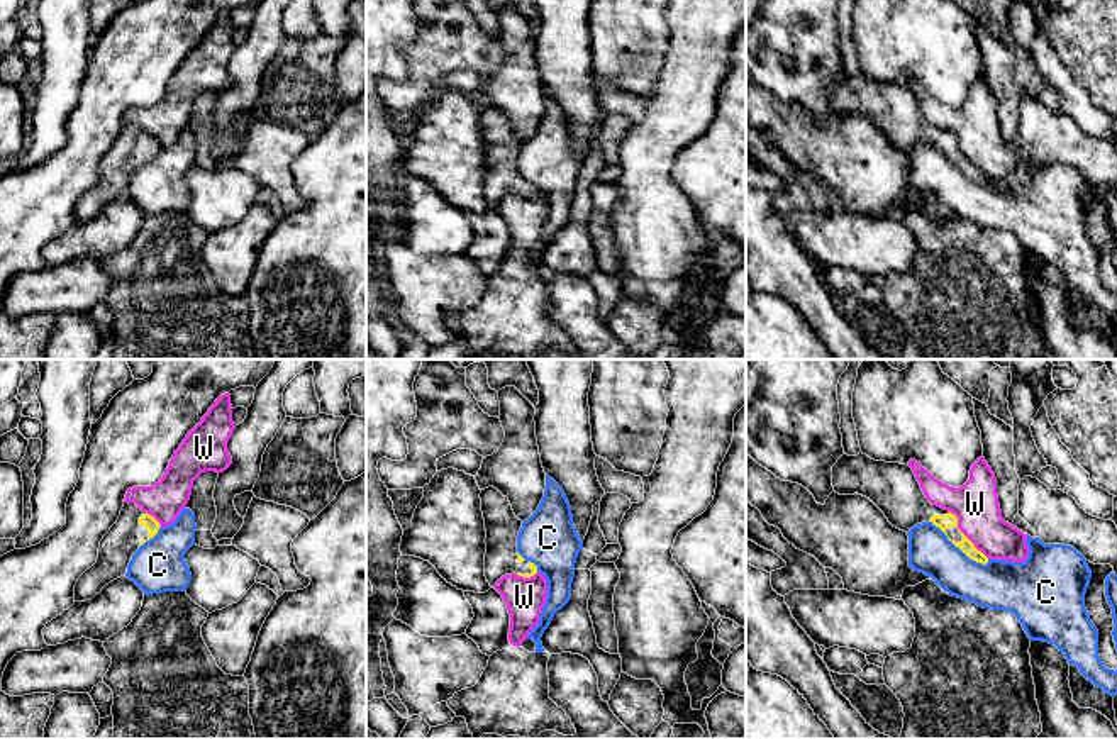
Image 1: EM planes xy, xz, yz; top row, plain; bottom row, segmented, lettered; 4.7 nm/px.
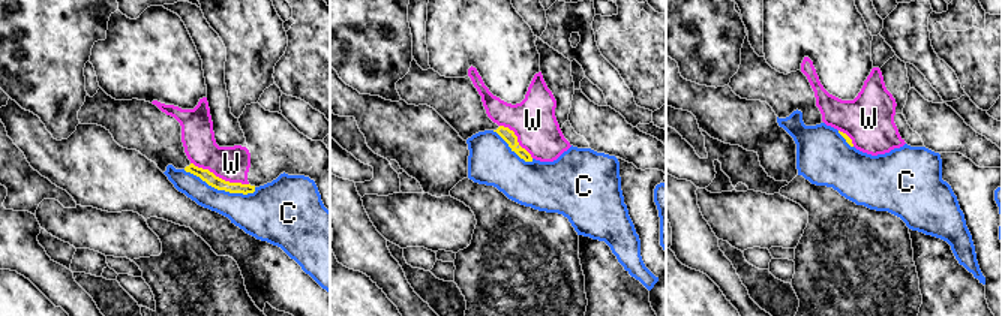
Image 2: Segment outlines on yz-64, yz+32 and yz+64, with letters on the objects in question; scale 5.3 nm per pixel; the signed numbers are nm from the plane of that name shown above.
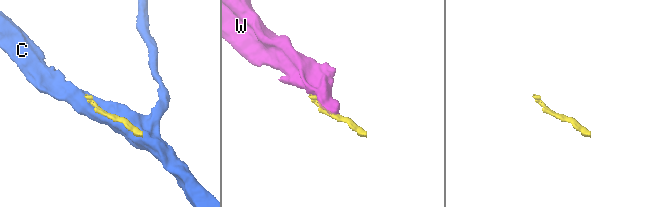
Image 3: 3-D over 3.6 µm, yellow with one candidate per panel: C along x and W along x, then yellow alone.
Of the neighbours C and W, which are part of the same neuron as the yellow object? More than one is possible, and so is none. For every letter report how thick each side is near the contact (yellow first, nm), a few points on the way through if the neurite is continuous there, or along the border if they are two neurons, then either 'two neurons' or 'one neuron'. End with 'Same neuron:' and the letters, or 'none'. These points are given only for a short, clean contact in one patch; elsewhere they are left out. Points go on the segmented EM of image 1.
C: 70/240 nm | two neurons
W: 70/220 nm | two neurons
Same neuron: none

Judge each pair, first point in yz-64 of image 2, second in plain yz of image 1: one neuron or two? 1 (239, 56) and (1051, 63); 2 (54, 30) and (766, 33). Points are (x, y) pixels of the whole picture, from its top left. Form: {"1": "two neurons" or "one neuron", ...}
{"1": "two neurons", "2": "one neuron"}

